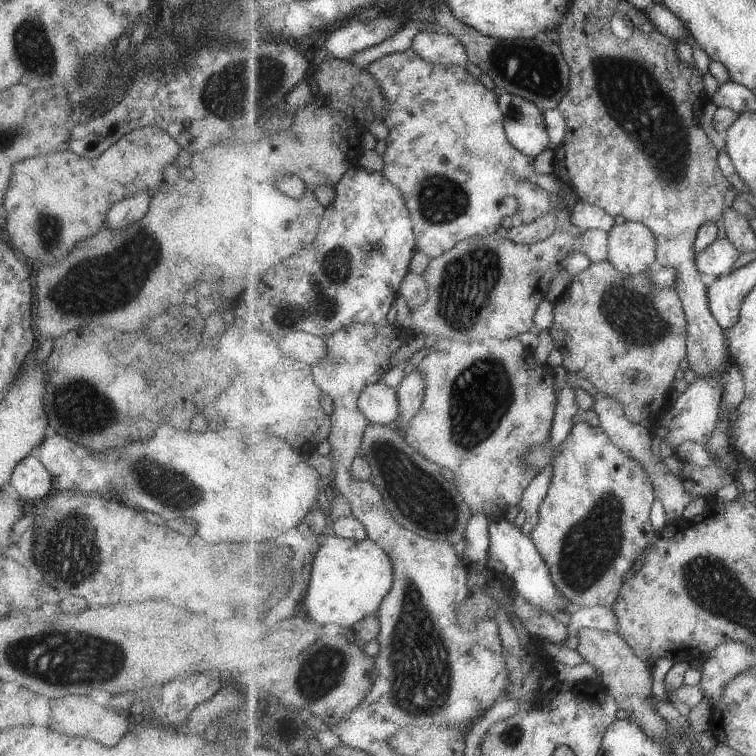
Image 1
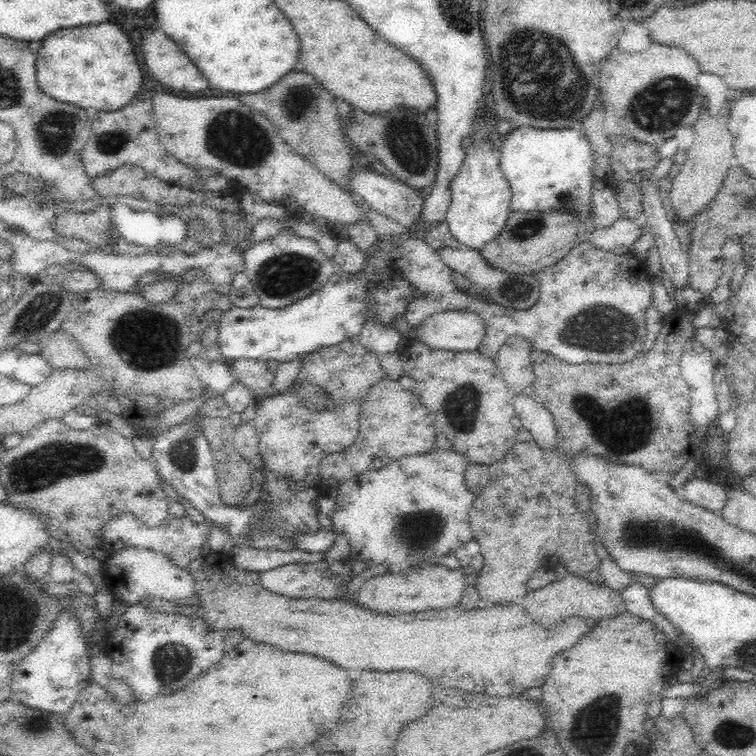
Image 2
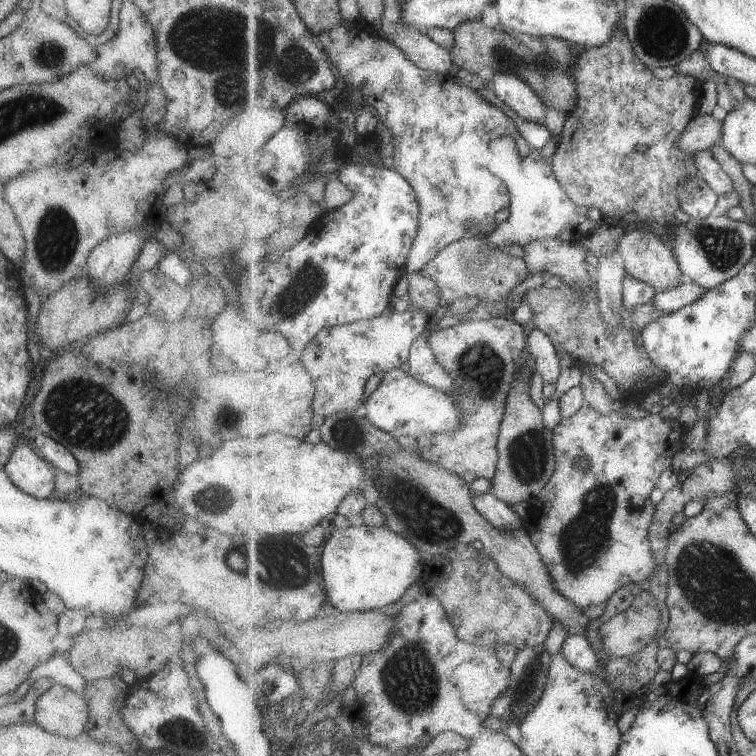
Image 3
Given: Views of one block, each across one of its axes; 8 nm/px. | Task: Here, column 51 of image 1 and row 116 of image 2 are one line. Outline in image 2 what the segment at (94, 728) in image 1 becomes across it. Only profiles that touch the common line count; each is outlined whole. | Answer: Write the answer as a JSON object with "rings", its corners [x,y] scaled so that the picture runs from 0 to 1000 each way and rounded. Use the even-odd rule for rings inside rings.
{"rings":[[[931,140],[926,143],[926,159],[918,164],[918,175],[921,175],[918,196],[910,196],[907,214],[905,213],[896,233],[888,238],[888,247],[878,258],[906,294],[910,294],[918,282],[939,270],[952,251],[963,226],[974,218],[968,179],[962,168],[963,153],[966,153],[963,146],[939,153],[937,143]]]}

